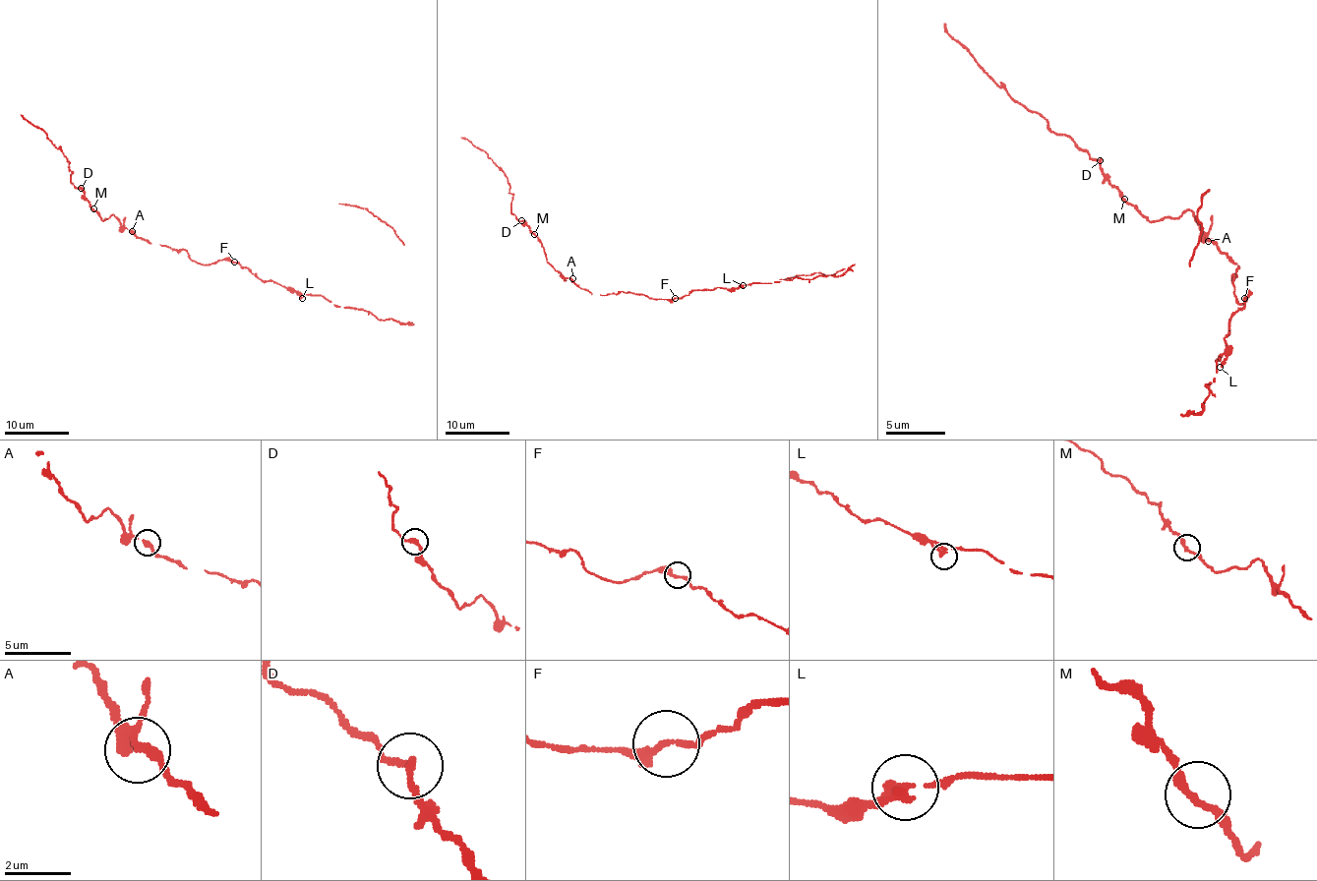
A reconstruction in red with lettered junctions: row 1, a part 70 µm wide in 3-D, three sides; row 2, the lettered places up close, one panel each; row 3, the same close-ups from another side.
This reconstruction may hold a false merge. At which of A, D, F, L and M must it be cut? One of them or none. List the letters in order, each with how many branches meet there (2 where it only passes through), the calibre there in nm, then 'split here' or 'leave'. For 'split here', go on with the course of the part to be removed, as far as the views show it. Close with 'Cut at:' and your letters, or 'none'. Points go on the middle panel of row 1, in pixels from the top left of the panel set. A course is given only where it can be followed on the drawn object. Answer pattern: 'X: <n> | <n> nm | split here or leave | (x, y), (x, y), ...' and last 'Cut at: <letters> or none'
A: 2 | 220 nm | leave
D: 2 | 200 nm | leave
F: 2 | 260 nm | leave
L: 2 | 240 nm | leave
M: 2 | 240 nm | leave
Cut at: none

